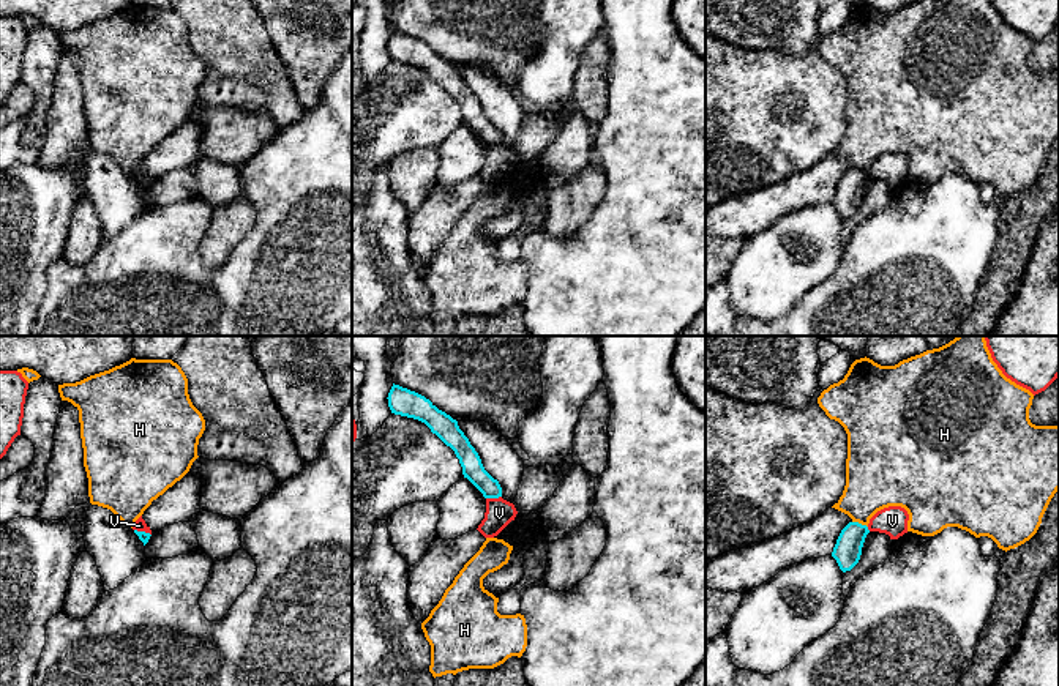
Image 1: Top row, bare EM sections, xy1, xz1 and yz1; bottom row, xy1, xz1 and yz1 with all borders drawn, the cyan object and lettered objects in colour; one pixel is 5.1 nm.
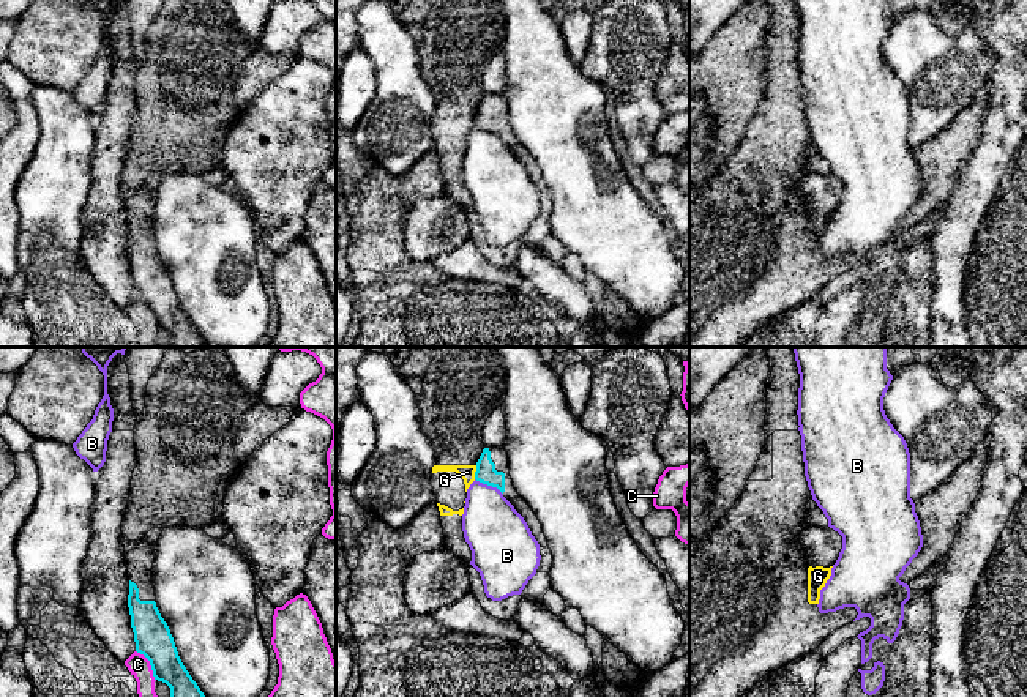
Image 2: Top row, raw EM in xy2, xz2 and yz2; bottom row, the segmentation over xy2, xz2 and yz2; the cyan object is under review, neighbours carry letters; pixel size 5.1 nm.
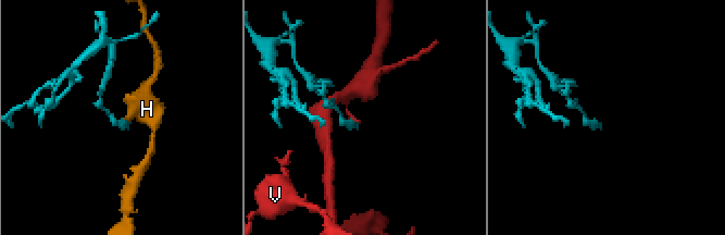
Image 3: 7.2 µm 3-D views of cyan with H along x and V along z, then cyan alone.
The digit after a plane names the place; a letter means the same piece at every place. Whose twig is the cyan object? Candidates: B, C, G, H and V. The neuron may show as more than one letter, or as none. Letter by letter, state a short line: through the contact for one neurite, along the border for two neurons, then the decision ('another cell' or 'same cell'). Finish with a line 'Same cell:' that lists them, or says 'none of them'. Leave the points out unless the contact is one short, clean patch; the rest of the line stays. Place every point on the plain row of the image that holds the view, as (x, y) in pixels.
B: another cell
C: another cell
G: xz2 (477, 112), (474, 125) | another cell
H: yz1 (853, 167), (867, 174) | another cell
V: xz1 (501, 142), (486, 145) | another cell
Same cell: none of them

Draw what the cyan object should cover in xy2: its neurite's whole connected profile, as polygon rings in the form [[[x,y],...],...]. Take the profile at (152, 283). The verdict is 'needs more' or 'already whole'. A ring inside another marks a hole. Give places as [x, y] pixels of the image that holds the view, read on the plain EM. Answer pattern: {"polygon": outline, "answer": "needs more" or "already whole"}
{"polygon": [[[140,186],[125,188],[123,194],[129,222],[128,254],[136,298],[150,308],[155,326],[170,334],[170,347],[207,347],[183,312],[170,276],[156,254],[151,230],[155,192]]], "answer": "needs more"}

